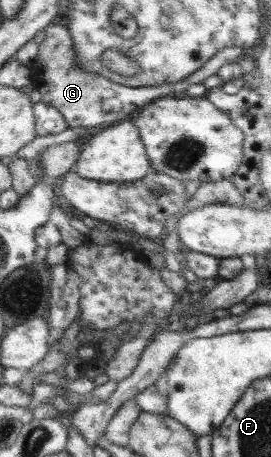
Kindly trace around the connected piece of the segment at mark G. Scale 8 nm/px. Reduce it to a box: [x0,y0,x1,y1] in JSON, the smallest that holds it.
[33,23,244,129]

